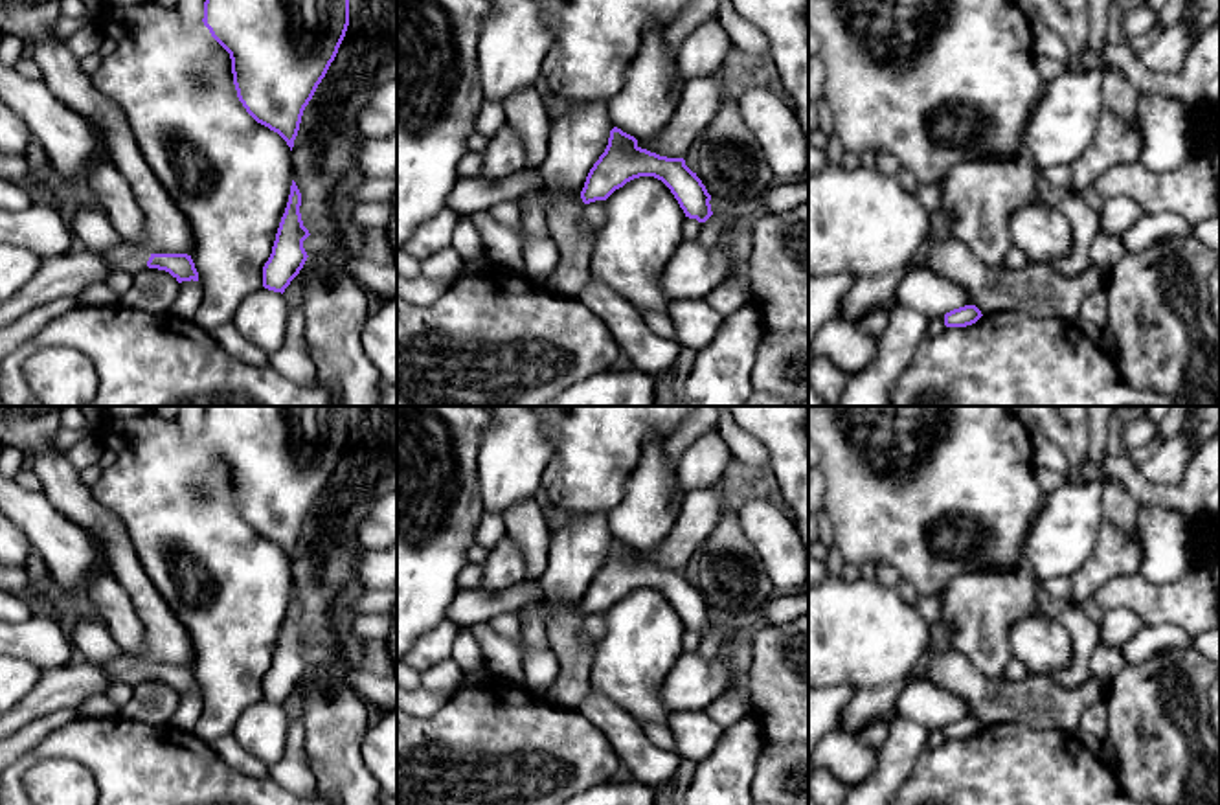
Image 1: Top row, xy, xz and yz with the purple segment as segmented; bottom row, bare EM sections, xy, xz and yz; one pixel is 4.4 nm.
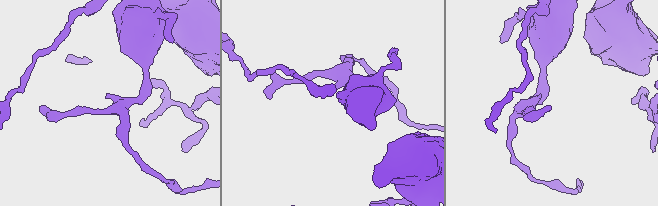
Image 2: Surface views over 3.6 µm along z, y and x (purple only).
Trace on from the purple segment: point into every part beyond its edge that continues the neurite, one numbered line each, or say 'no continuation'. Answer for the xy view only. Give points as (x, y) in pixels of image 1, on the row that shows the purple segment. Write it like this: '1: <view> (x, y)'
1: xy (131, 258)

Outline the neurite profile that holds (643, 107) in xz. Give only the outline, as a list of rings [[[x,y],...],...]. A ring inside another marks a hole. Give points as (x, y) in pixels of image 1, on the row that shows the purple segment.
[[[652,28],[628,66],[625,86],[606,99],[614,127],[636,140],[656,138],[674,116],[680,83],[685,81],[669,53],[667,28]]]

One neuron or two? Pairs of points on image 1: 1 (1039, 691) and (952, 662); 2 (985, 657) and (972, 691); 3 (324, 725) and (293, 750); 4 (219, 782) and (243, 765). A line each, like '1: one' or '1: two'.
1: one
2: two
3: two
4: two

